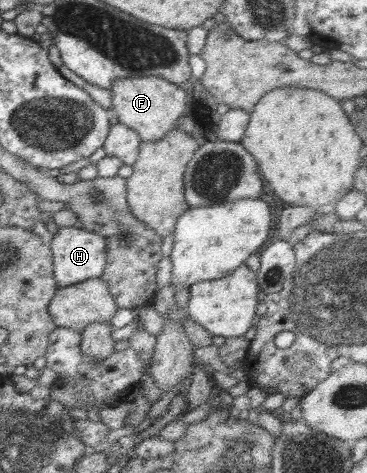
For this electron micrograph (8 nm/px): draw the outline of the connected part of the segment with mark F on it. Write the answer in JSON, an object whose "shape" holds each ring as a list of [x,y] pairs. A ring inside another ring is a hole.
{"shape":[[[159,76],[124,77],[113,81],[110,90],[111,108],[117,113],[119,123],[134,129],[145,142],[160,140],[189,111],[187,90]]]}

